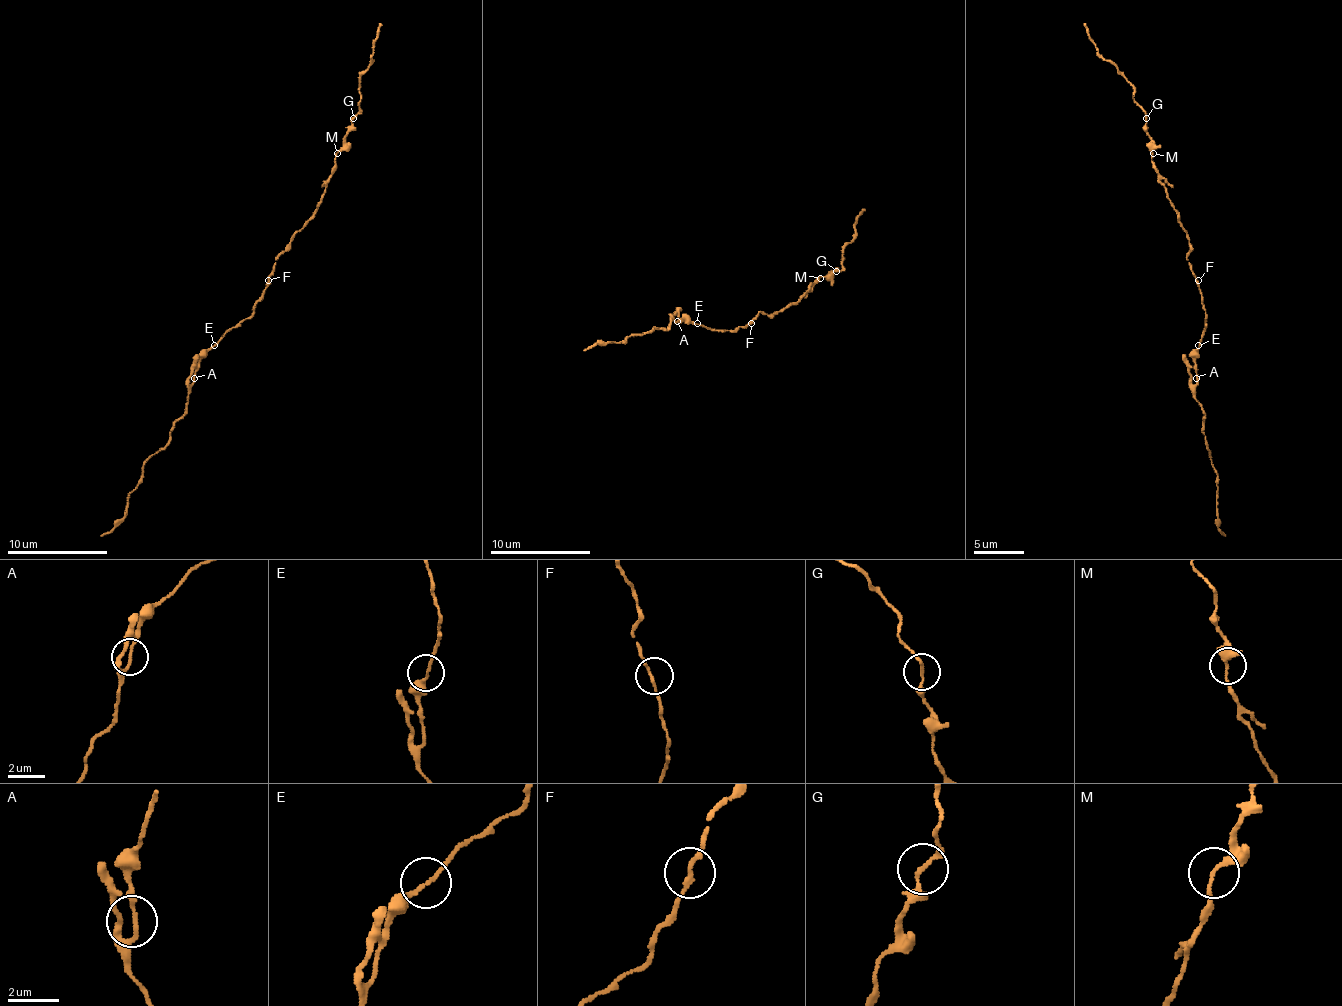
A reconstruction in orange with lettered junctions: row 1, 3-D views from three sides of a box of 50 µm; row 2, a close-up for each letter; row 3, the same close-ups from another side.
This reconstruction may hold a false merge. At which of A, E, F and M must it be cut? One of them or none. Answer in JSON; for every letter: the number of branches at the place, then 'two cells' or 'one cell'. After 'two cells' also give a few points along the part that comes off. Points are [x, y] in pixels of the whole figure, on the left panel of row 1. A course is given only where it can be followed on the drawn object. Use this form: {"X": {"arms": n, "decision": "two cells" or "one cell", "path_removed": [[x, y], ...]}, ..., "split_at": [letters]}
{"A": {"arms": 2, "decision": "one cell"}, "E": {"arms": 2, "decision": "one cell"}, "F": {"arms": 2, "decision": "one cell"}, "M": {"arms": 2, "decision": "one cell"}, "split_at": []}

